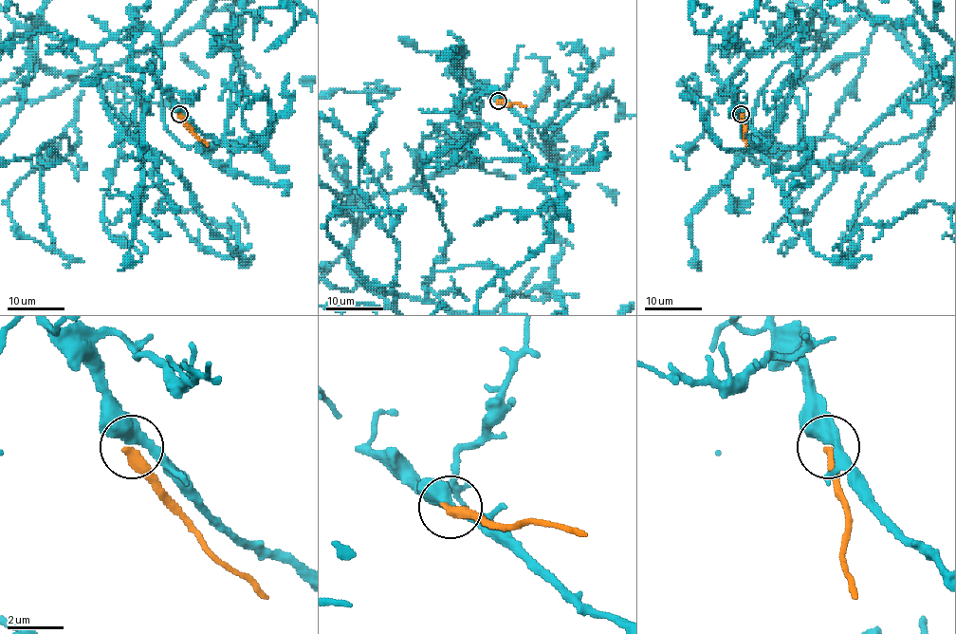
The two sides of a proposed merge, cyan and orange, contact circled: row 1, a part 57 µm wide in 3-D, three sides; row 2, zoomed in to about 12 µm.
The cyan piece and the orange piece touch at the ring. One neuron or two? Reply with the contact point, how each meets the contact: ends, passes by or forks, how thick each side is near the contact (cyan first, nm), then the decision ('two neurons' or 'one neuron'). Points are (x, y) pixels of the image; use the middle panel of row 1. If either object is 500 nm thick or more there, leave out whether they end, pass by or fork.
at (498, 101); cyan passes by; orange ends there; 400 nm thick on the cyan side, 400 nm on the other; two neurons

